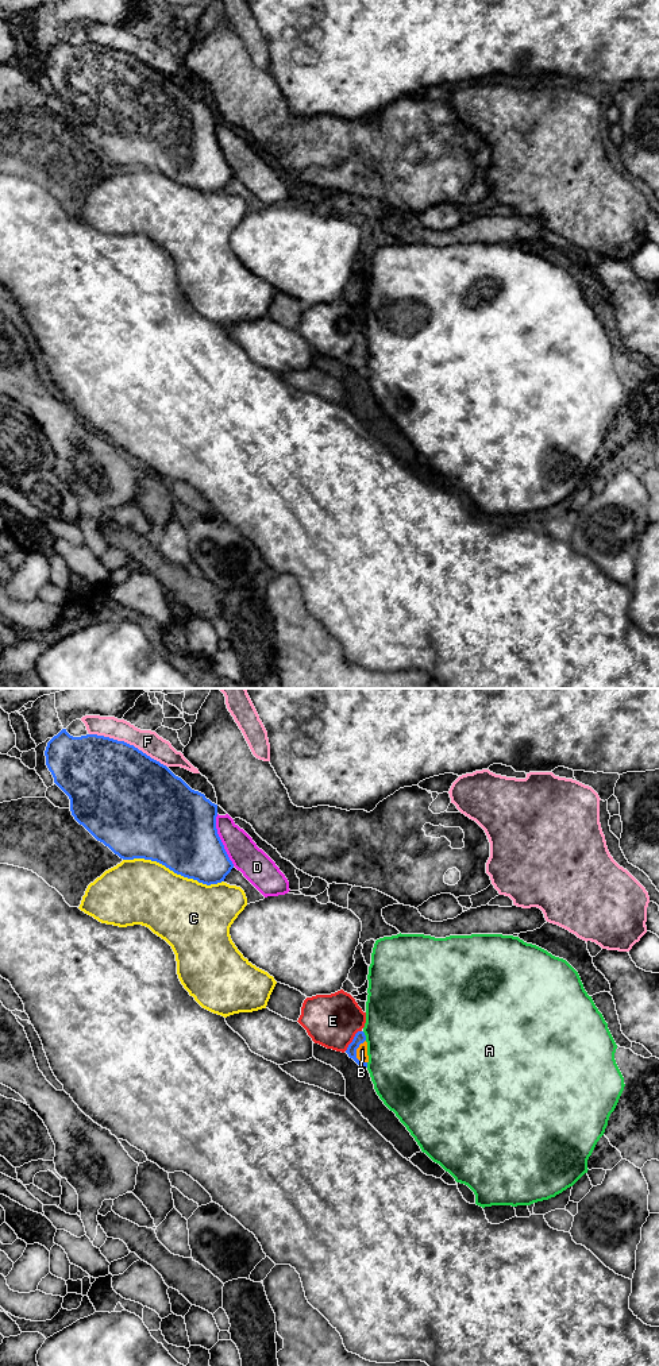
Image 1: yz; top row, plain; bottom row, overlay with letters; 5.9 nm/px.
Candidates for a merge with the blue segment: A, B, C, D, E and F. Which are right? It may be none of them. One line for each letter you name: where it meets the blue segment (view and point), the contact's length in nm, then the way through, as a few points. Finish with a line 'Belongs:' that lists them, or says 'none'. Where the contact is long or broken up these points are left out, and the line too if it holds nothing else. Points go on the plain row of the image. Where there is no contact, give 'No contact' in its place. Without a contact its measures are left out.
B: Touches blue at yz (355, 361). Shared border 140 nm. Path across: yz (359, 346), (359, 354), (355, 361), (362, 359)
Belongs: B

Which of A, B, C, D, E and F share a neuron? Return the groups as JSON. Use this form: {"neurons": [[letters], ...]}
{"neurons": [["A"], ["B"], ["C"], ["D"], ["E"], ["F"]]}

